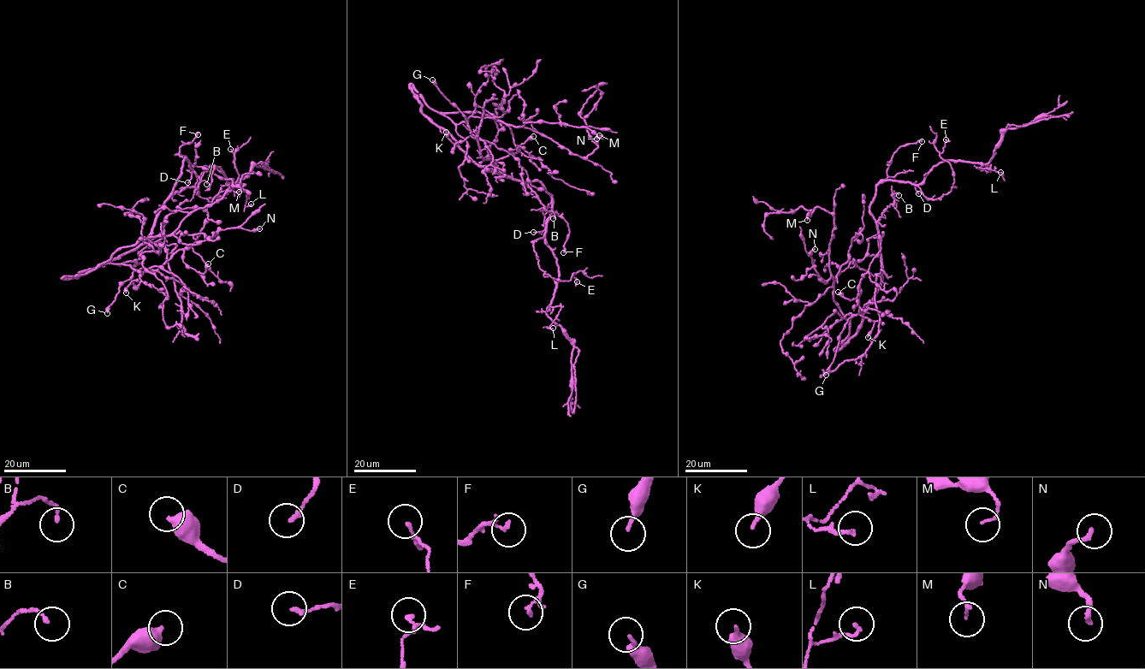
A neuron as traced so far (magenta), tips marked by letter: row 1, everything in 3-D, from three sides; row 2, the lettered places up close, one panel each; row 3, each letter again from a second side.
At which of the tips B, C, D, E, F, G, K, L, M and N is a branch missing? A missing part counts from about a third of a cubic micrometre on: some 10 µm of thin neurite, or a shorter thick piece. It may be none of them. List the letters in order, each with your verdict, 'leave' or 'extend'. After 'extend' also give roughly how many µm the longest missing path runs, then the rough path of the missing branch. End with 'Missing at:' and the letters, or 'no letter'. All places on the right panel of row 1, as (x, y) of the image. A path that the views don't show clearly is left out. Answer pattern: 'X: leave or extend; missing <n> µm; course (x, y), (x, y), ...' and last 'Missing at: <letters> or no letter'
B: leave
C: leave
D: leave
E: leave
F: leave
G: extend; missing 15 µm
K: leave
L: leave
M: leave
N: extend; missing 15 µm; course (815, 249), (822, 245), (837, 254), (841, 244)
Missing at: G, N

